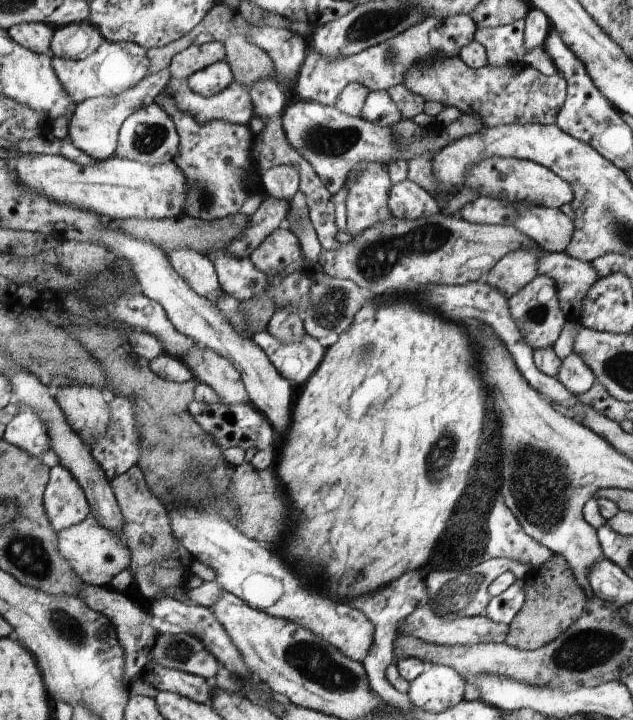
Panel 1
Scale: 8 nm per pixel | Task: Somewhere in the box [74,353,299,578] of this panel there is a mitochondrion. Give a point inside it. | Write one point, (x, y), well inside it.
(211, 501)

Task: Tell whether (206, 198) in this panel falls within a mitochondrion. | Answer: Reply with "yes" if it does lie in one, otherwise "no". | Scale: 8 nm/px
yes

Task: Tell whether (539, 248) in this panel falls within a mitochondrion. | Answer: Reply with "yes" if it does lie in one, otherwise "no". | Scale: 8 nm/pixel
no

